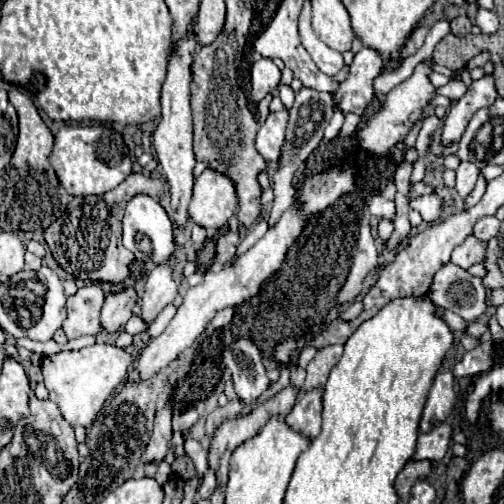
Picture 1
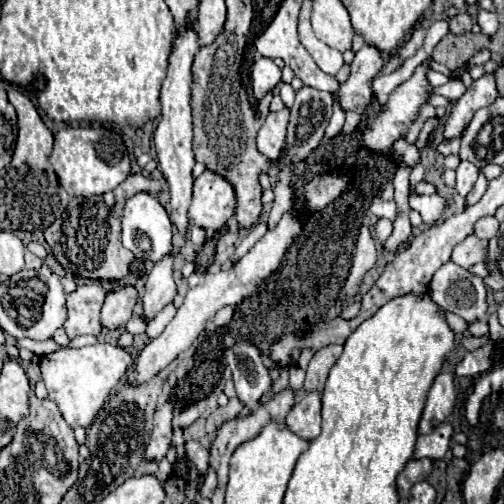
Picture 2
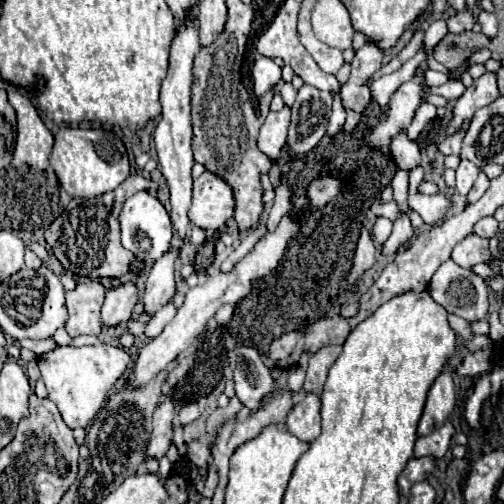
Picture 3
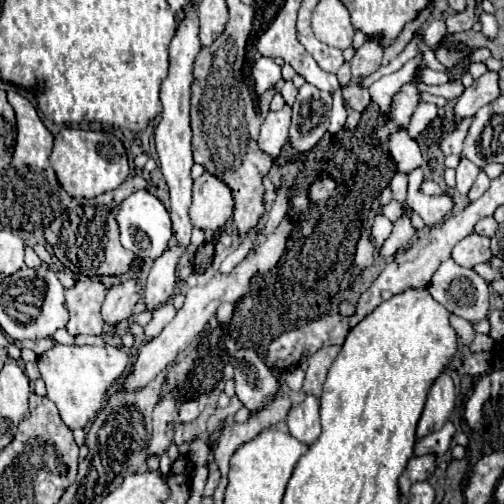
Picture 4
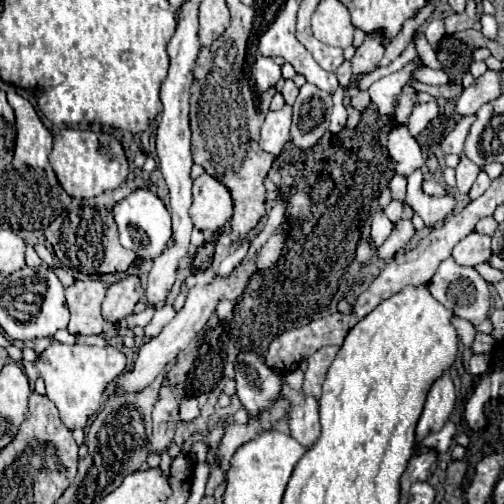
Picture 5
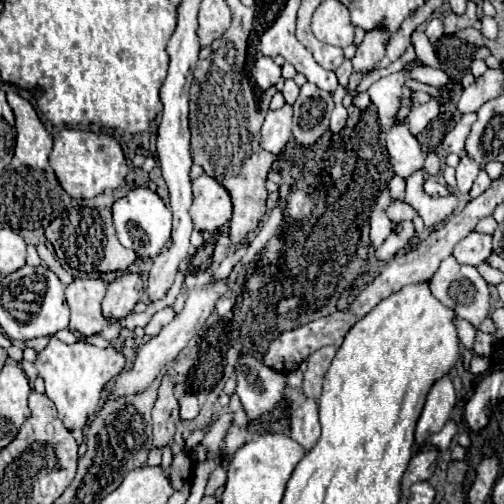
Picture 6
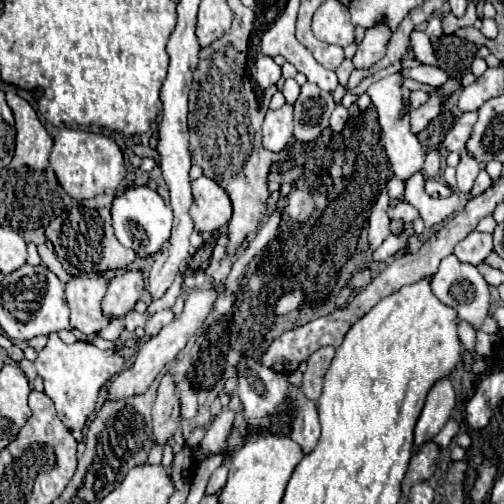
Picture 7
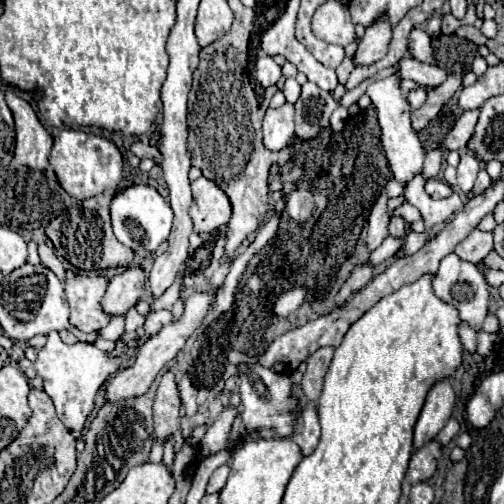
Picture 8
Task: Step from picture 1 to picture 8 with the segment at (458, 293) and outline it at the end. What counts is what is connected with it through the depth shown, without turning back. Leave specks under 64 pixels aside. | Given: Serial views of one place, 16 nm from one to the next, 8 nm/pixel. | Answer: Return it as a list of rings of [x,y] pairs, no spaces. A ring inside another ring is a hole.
[[[448,254],[442,262],[438,272],[434,274],[434,282],[432,282],[434,294],[444,300],[446,304],[452,304],[458,314],[460,320],[466,320],[474,330],[480,330],[486,314],[488,314],[488,284],[484,280],[484,276],[478,272],[478,268],[470,262],[460,260],[456,254]]]

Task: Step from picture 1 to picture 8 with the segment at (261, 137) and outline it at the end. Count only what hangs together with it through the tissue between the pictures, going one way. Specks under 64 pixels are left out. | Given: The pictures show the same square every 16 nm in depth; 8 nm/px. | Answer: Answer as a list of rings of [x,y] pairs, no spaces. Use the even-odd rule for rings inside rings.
[[[284,104],[282,108],[268,110],[264,116],[264,146],[268,150],[282,150],[294,138],[294,106]]]

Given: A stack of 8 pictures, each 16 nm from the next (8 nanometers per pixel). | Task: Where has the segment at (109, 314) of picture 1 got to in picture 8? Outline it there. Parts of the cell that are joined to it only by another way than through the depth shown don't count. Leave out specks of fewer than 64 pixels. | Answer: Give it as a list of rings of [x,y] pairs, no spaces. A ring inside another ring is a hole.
[[[126,268],[116,274],[102,298],[102,310],[110,316],[124,316],[142,298],[144,282],[146,276],[140,268]]]

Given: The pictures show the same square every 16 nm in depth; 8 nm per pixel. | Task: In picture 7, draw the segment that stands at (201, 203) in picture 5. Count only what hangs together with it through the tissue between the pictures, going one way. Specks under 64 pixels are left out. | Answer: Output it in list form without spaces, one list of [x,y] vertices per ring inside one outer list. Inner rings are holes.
[[[200,176],[192,182],[194,204],[190,208],[190,216],[194,222],[194,230],[198,232],[216,232],[222,228],[232,216],[230,196],[224,192],[216,180],[208,176]]]

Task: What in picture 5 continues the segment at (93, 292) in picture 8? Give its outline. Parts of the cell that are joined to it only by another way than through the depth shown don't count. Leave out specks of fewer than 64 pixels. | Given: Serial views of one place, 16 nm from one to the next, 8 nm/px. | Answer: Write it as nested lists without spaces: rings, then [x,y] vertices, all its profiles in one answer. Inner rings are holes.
[[[100,278],[76,280],[70,288],[66,288],[66,304],[70,310],[70,334],[102,334],[102,330],[106,328],[106,322],[100,314],[104,294],[106,286]]]

